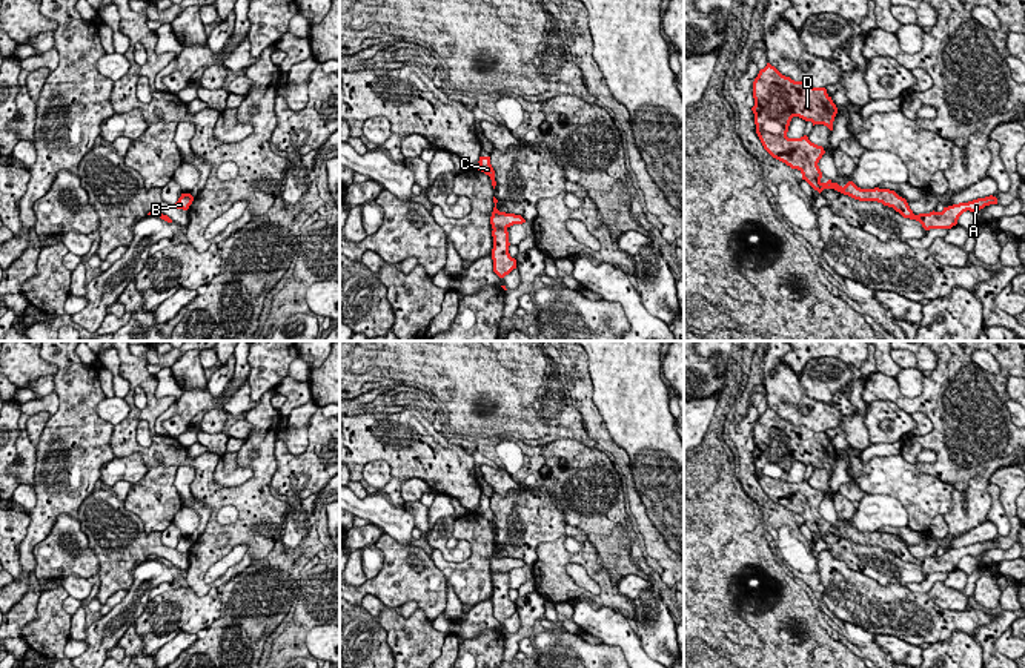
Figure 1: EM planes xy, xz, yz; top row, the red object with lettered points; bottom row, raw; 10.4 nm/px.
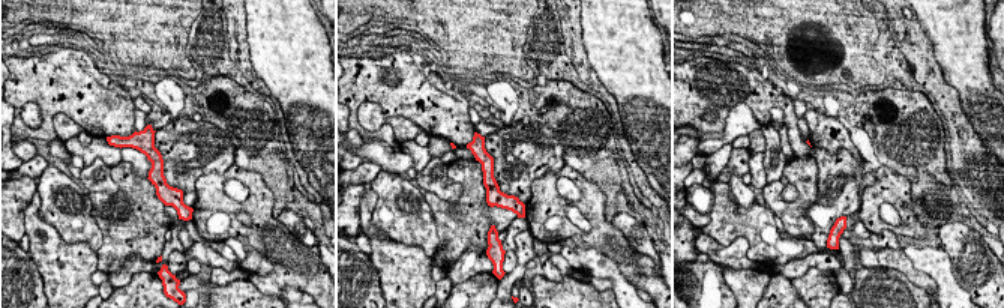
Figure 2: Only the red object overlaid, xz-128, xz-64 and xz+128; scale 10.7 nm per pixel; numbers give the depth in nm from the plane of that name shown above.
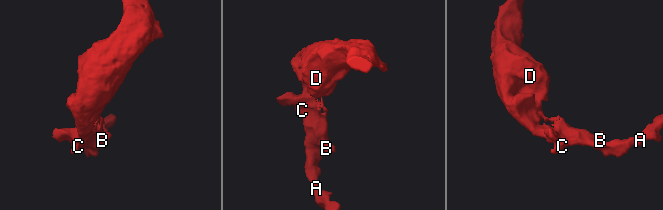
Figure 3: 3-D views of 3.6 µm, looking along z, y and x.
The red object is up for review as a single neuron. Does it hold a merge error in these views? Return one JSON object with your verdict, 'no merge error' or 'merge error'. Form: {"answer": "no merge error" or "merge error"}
{"answer": "no merge error"}

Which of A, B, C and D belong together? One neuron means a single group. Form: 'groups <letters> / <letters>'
groups A B C D

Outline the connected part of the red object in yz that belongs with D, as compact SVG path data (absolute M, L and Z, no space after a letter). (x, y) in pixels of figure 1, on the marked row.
M767 63L753 81L753 98L756 134L764 149L776 160L785 163L791 169L798 169L814 190L834 189L859 201L877 201L893 207L904 218L916 220L925 230L951 229L957 224L959 217L970 210L977 213L990 204L997 204L997 198L990 195L968 203L959 203L944 207L942 212L930 212L914 215L905 198L890 189L861 189L853 181L844 187L828 180L822 183L822 172L818 166L825 154L822 146L808 140L788 138L788 126L793 117L799 117L814 124L824 124L833 131L833 121L838 107L825 88L813 88L805 81L794 81L782 75L775 66Z

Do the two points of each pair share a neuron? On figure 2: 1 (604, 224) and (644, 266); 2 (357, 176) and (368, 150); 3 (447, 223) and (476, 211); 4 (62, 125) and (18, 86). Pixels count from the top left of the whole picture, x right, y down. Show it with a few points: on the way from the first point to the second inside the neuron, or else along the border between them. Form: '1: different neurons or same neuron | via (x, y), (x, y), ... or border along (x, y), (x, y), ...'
1: same neuron | via (607, 236), (632, 262)
2: different neurons | border along (363, 160), (374, 161), (381, 169)
3: same neuron | via (455, 223), (464, 223), (468, 218)
4: different neurons | border along (53, 116), (53, 128), (57, 137)

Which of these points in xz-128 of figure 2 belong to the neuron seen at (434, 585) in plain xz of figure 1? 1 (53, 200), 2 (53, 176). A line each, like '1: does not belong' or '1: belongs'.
1: belongs
2: belongs

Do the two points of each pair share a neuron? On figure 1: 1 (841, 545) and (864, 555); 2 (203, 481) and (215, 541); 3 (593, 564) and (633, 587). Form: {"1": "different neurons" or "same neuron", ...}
{"1": "same neuron", "2": "same neuron", "3": "different neurons"}

